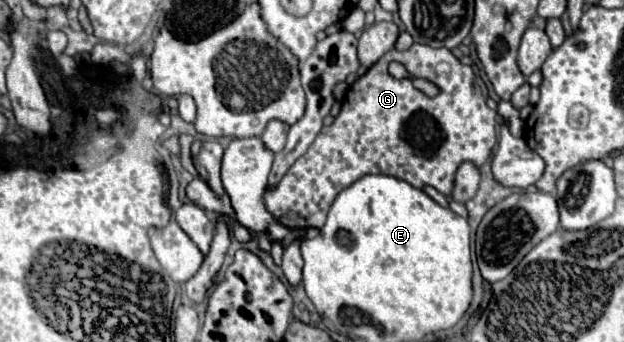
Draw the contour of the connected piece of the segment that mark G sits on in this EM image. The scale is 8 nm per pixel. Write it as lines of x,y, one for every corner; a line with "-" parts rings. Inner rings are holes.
413,43
407,51
391,49
351,85
351,89
345,95
341,113
337,115
333,125
321,129
321,133
307,149
307,153
293,163
293,167
281,177
281,181
273,189
265,189
263,193
265,207
279,223
283,223
289,229
309,229
309,227
321,229
325,225
331,201
337,197
337,193
347,185
355,183
359,177
371,173
383,173
407,181
417,189
425,189
427,185
431,185
439,193
449,197
453,189
455,171
461,163
469,161
481,167
489,159
491,149
497,141
495,121
497,113
487,107
481,89
475,85
471,67
459,63
459,59
449,49
433,49
421,43
-
391,61
405,65
411,77
421,77
431,81
433,85
439,87
439,93
435,97
427,97
423,91
413,87
413,81
409,77
405,79
391,77
389,75

